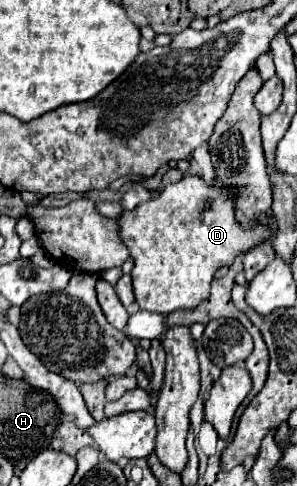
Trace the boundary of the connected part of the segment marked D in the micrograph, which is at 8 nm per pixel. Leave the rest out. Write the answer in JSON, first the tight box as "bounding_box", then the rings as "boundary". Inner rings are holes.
{"bounding_box":[116,174,268,314],"boundary":[[[184,174],[180,182],[176,184],[168,184],[160,196],[154,196],[152,200],[146,200],[146,202],[140,202],[134,210],[122,210],[120,218],[116,220],[118,222],[118,236],[120,240],[124,242],[124,246],[128,248],[130,256],[134,258],[134,268],[132,268],[132,286],[134,286],[134,302],[138,304],[140,310],[148,310],[148,312],[158,312],[158,314],[170,314],[170,312],[176,312],[176,310],[188,310],[192,306],[198,306],[200,300],[206,298],[208,294],[208,286],[212,282],[212,276],[214,272],[220,268],[220,266],[230,266],[234,262],[234,258],[238,254],[242,254],[248,246],[254,246],[256,242],[264,242],[264,232],[268,234],[268,230],[264,230],[264,226],[254,226],[252,230],[240,230],[240,224],[236,222],[234,218],[234,210],[232,210],[232,198],[228,198],[228,194],[222,190],[216,190],[212,186],[208,186],[200,176],[192,176],[192,174]]]}

